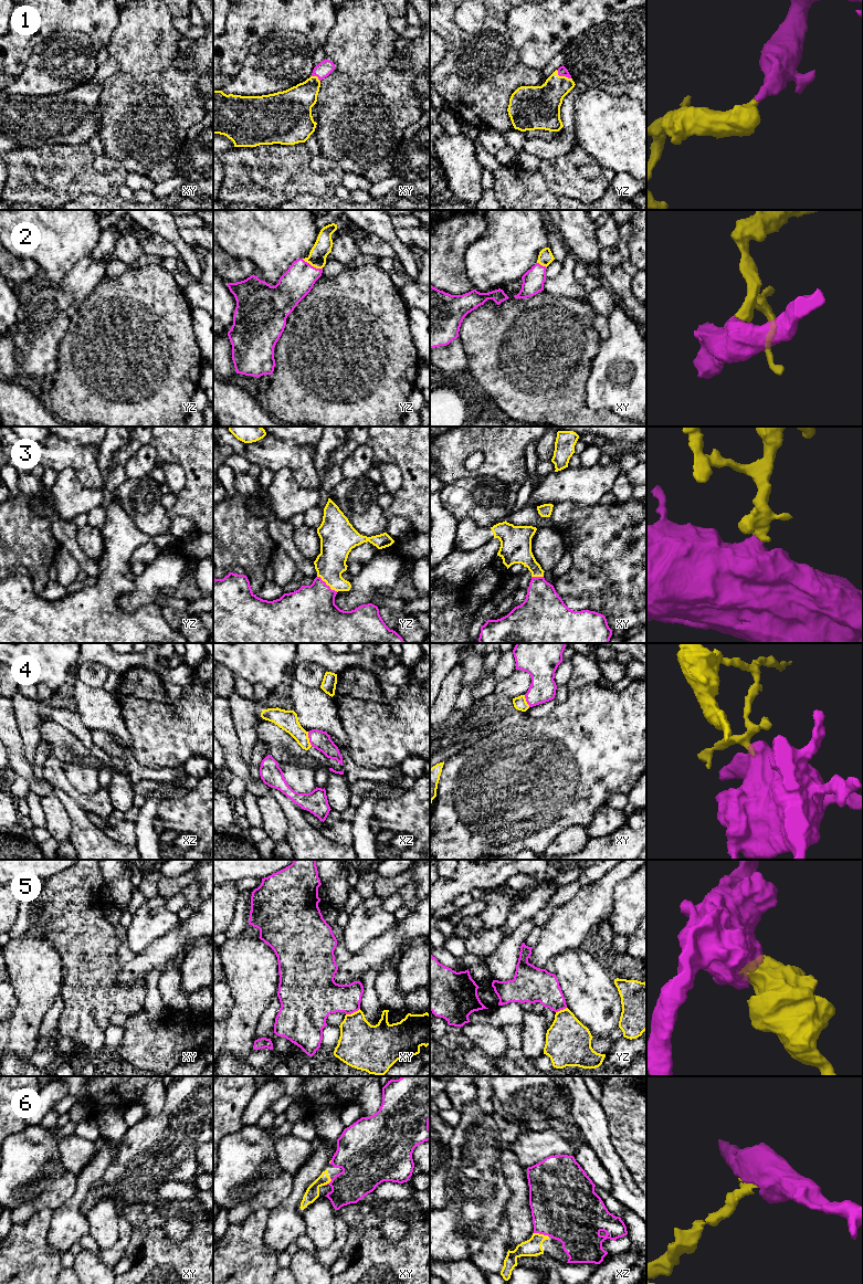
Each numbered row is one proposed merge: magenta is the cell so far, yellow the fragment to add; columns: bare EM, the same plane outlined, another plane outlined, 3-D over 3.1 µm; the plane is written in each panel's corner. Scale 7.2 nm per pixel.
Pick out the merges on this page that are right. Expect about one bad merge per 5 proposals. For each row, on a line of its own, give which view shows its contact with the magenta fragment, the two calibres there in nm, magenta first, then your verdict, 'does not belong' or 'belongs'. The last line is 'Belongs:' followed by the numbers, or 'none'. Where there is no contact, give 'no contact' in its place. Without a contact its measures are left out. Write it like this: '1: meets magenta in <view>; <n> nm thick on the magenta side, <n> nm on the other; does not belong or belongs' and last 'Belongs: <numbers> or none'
1: meets magenta in yz; 70 nm thick on the magenta side, 260 nm on the other; belongs
2: meets magenta in yz; 220 nm thick on the magenta side, 130 nm on the other; belongs
3: meets magenta in yz; 400 nm thick on the magenta side, 220 nm on the other; belongs
4: meets magenta in xz; 140 nm thick on the magenta side, 150 nm on the other; does not belong
5: meets magenta in xy; 280 nm thick on the magenta side, 340 nm on the other; does not belong
6: meets magenta in xz; 480 nm thick on the magenta side, 130 nm on the other; belongs
Belongs: 1, 2, 3, 6

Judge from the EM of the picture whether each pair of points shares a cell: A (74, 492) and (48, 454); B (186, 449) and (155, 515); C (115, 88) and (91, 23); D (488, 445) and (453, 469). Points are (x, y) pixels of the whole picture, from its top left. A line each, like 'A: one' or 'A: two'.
A: two
B: two
C: two
D: one

